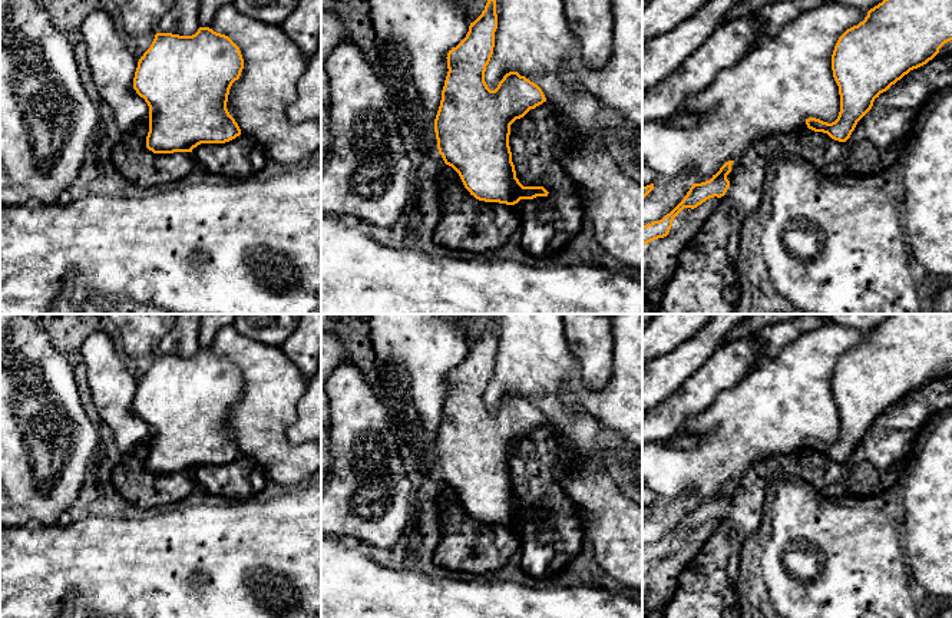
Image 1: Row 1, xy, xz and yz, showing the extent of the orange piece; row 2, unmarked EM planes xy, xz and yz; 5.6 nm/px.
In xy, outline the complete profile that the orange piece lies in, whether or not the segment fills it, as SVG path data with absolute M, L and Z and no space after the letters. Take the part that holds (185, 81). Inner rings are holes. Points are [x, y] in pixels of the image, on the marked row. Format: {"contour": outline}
{"contour": "M209 27L192 36L156 33L133 77L133 89L149 106L146 148L192 152L201 143L239 136L227 102L242 69L239 47Z"}

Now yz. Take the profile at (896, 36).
{"contour": "M883 0L857 26L847 29L832 54L833 77L839 86L840 112L834 122L806 119L809 129L846 142L857 122L872 109L880 93L910 70L932 60L952 40L952 0Z"}

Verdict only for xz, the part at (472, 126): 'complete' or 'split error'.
complete

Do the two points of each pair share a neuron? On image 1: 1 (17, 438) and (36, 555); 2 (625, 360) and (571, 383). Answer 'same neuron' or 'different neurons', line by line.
1: different neurons
2: same neuron

